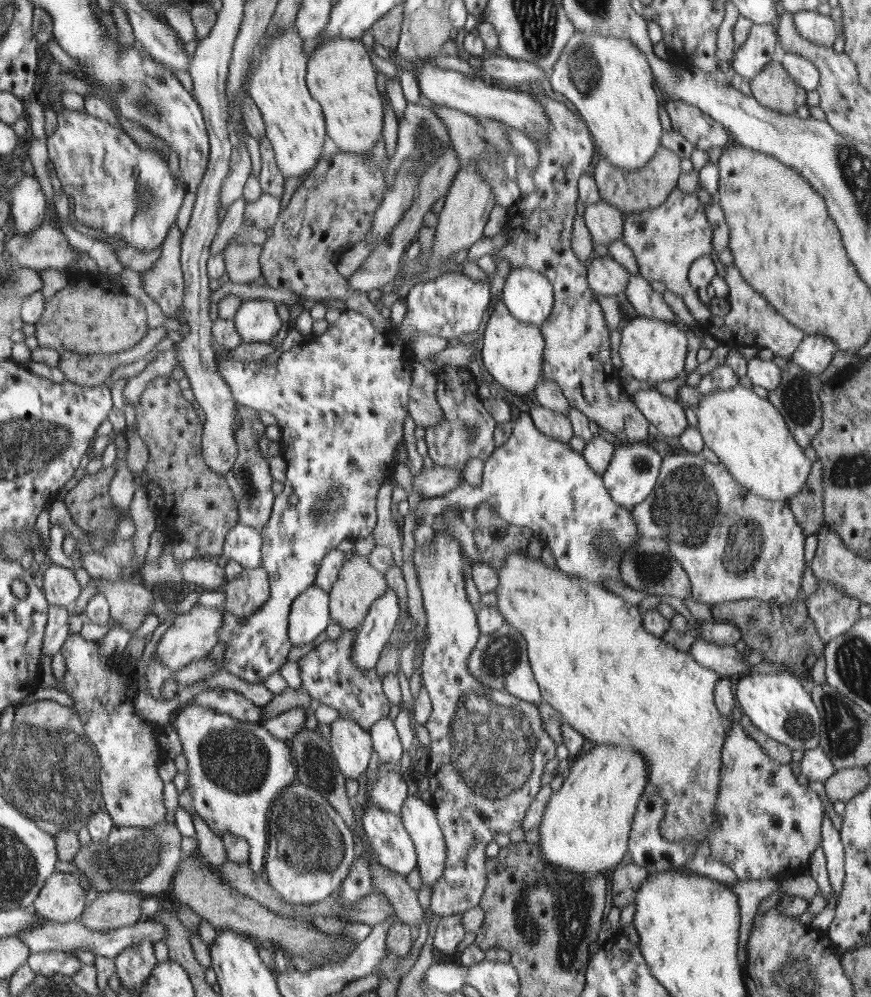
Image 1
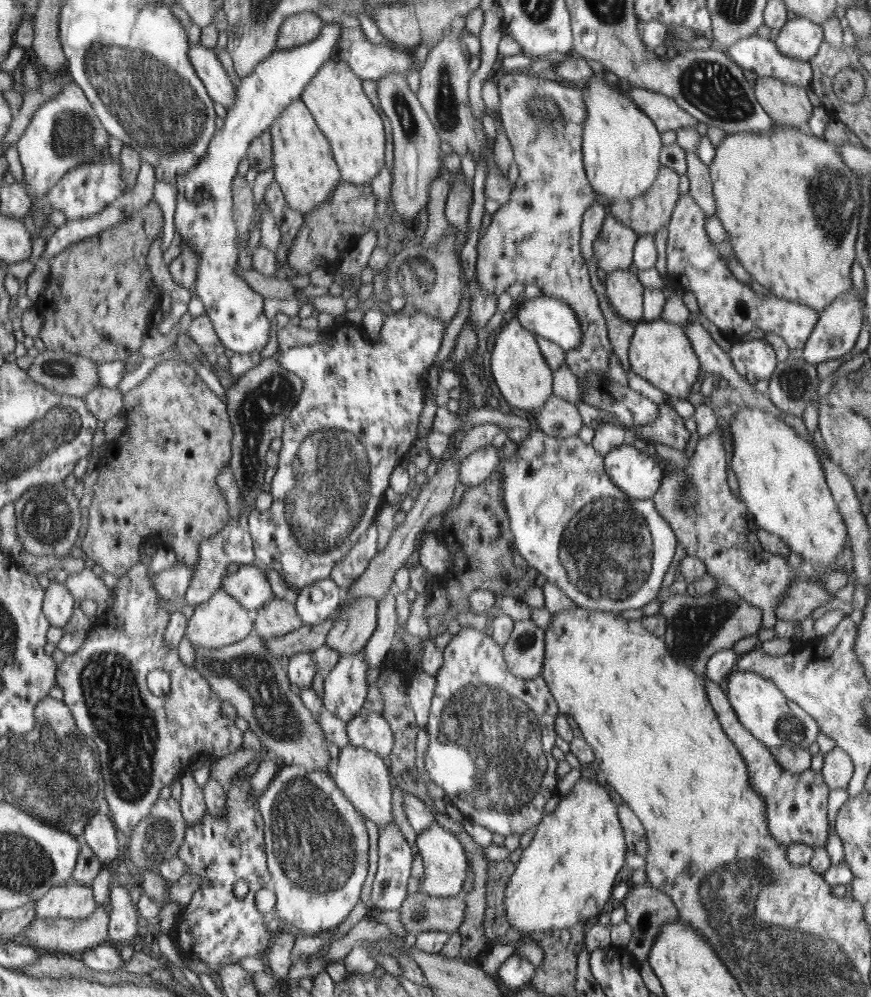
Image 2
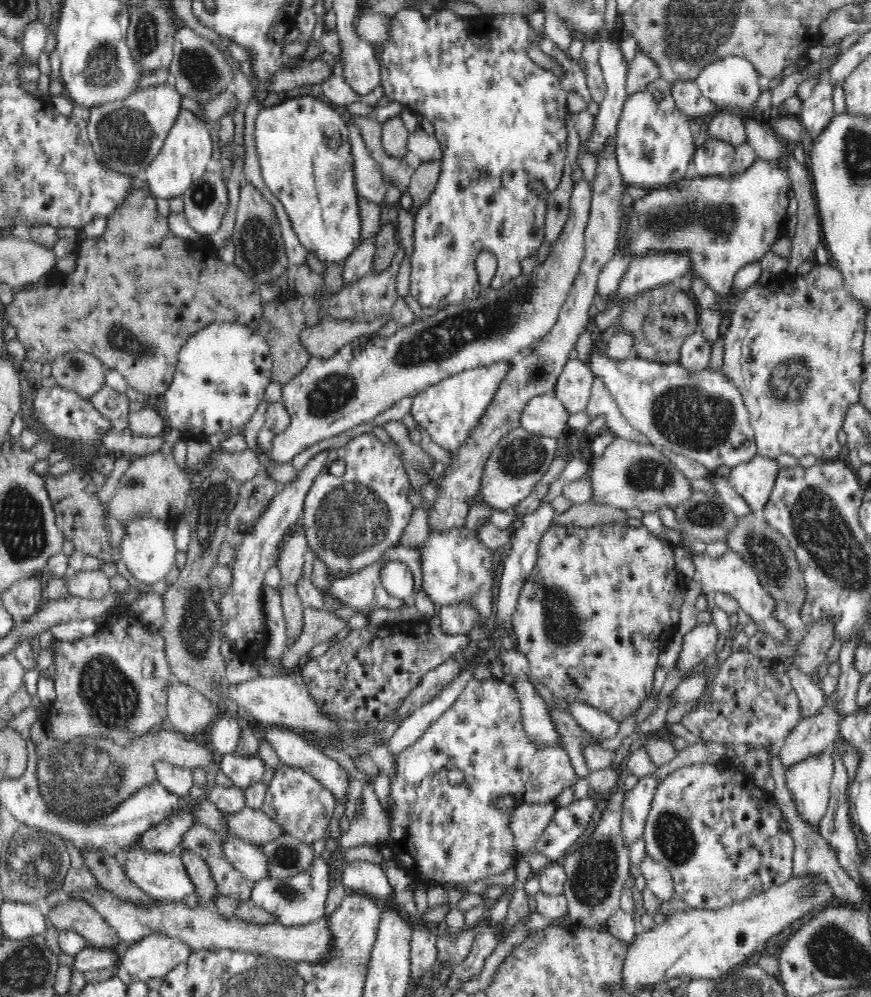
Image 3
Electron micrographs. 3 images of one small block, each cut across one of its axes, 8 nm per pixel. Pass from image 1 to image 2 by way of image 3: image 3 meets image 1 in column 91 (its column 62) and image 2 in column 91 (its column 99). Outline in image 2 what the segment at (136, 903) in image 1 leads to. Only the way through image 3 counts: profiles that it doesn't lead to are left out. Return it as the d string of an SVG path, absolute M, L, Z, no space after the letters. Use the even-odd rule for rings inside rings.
M100 905L100 907L96 908L95 914L88 915L86 919L46 919L36 916L27 928L24 928L23 932L18 934L17 941L21 941L32 948L36 945L36 947L45 949L50 953L80 955L87 949L108 942L108 936L108 910Z

